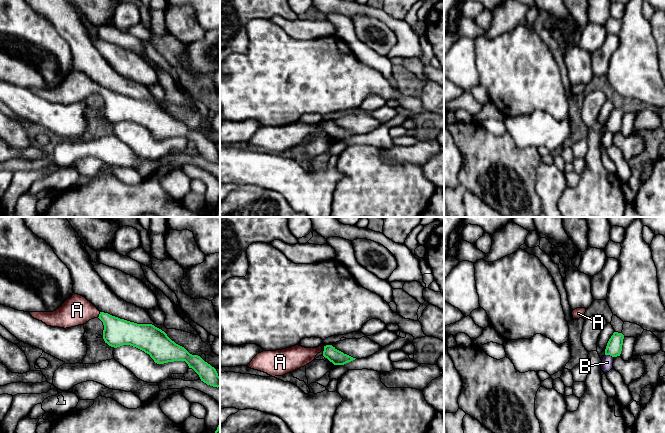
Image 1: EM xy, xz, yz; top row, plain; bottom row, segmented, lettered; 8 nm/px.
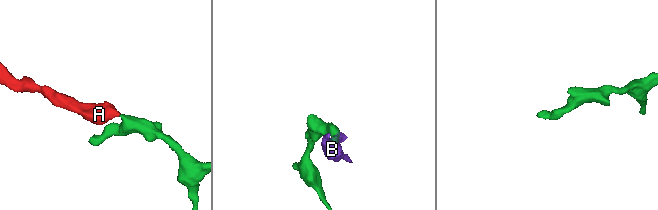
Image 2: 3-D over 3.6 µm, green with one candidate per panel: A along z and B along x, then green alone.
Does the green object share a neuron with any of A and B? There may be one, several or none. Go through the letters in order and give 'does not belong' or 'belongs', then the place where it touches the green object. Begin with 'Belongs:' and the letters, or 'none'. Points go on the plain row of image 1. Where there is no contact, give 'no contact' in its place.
Belongs: A
A: belongs; meets green in xy at (99, 91)
B: does not belong; meets green in yz at (609, 130)

